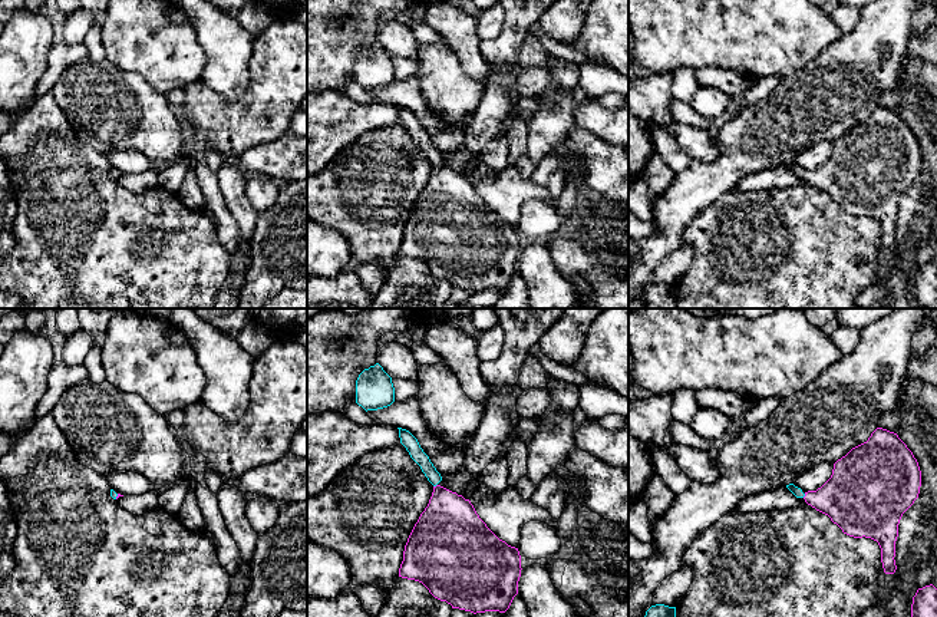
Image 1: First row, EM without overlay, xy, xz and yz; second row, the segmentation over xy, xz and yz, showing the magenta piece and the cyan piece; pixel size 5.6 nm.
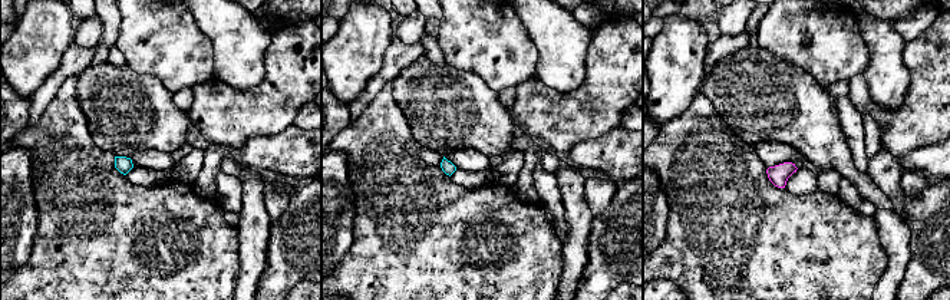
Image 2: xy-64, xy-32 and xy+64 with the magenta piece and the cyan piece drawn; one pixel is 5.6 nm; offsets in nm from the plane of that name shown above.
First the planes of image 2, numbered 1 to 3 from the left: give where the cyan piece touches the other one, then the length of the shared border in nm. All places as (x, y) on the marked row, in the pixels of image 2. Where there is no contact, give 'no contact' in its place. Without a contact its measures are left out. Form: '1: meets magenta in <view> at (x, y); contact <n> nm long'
1: no contact
2: no contact
3: no contact

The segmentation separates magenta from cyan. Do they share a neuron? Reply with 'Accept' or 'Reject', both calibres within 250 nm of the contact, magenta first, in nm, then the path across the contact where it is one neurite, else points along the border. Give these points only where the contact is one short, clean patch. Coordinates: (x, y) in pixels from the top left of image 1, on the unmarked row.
Accept. Thickness 340 nm (magenta) against 80 nm. Path across: xz (449, 205), (448, 192), (436, 164), (435, 157), (413, 126)

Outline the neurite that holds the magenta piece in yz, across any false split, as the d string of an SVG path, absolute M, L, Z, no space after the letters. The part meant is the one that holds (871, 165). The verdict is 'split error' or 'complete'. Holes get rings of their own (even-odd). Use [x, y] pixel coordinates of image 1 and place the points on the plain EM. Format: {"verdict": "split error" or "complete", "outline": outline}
{"verdict": "split error", "outline": "M877 106L867 121L834 142L831 156L816 169L786 166L828 194L844 212L871 217L881 227L885 253L894 253L895 220L903 192L918 176L921 149L897 112Z"}

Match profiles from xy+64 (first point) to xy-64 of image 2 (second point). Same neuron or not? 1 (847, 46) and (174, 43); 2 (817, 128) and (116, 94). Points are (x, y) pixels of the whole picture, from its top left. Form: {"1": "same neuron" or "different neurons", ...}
{"1": "same neuron", "2": "same neuron"}

